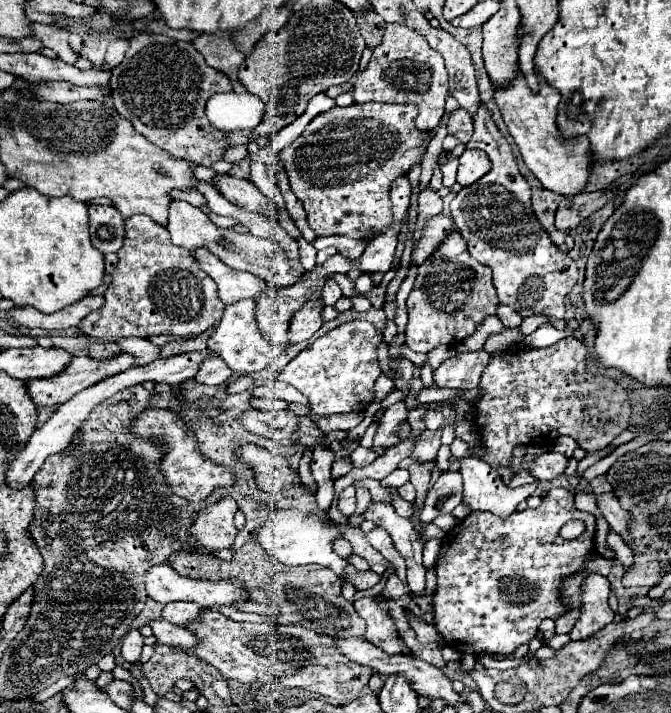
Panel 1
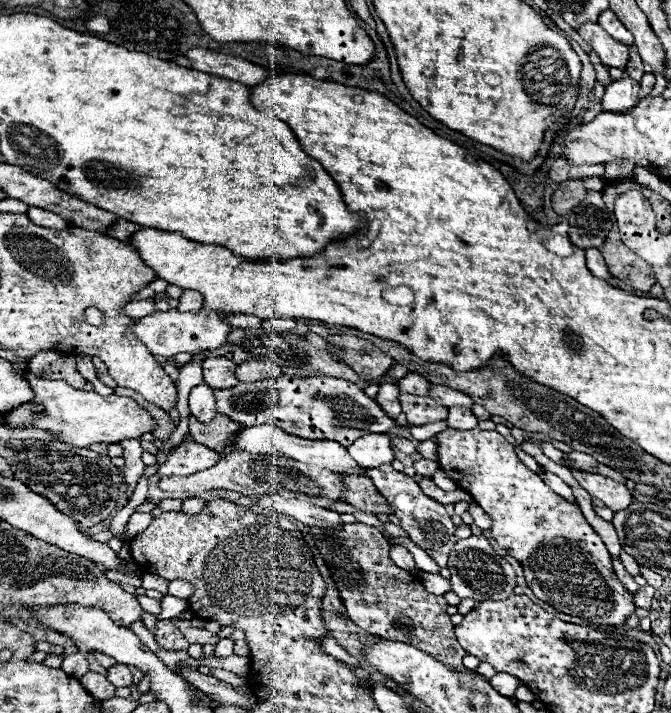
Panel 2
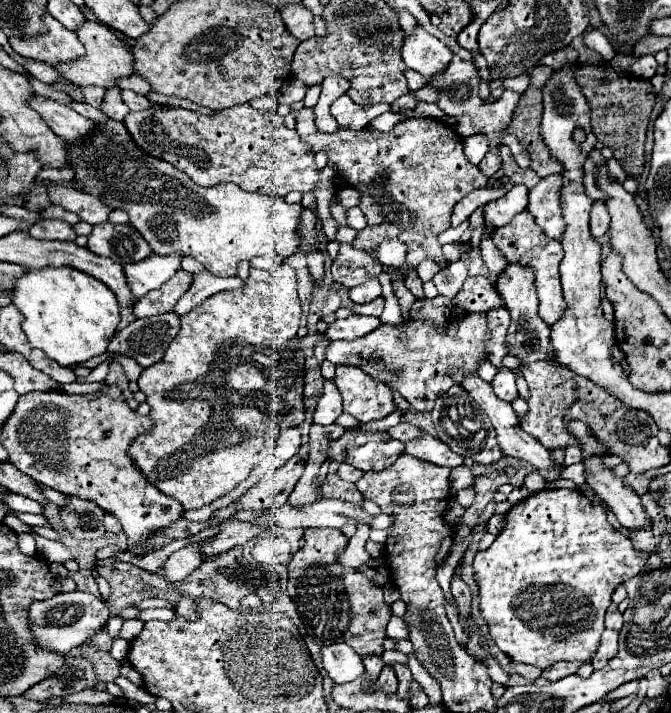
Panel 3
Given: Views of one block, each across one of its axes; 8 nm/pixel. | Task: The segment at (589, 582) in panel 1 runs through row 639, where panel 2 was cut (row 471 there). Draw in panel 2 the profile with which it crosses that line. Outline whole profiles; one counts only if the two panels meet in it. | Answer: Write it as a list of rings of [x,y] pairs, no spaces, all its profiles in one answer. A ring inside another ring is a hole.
[[[570,468],[578,484],[592,496],[602,500],[612,512],[620,512],[632,504],[632,494],[628,488],[620,482],[614,482],[612,478],[606,478],[602,474],[592,474],[592,472],[582,472]]]

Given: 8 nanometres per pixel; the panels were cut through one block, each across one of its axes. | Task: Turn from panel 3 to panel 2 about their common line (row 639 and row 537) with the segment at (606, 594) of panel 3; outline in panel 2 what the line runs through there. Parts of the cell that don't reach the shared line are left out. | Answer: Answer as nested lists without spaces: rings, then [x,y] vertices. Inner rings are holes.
[[[446,428],[444,432],[440,432],[440,436],[434,436],[434,442],[438,444],[440,468],[458,484],[458,488],[470,492],[472,500],[484,508],[484,512],[492,520],[492,538],[500,544],[500,548],[504,548],[522,564],[528,586],[542,602],[554,606],[558,612],[578,618],[590,618],[596,624],[624,624],[624,620],[636,610],[632,592],[628,592],[616,578],[610,552],[586,522],[578,504],[570,504],[568,500],[552,492],[538,474],[534,474],[520,462],[514,446],[508,444],[506,438],[496,430]]]

